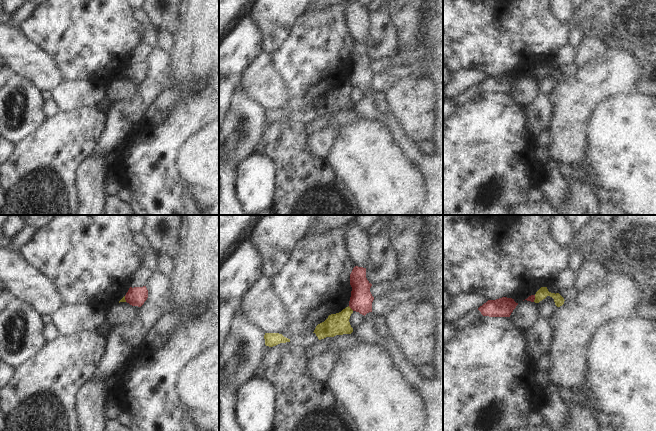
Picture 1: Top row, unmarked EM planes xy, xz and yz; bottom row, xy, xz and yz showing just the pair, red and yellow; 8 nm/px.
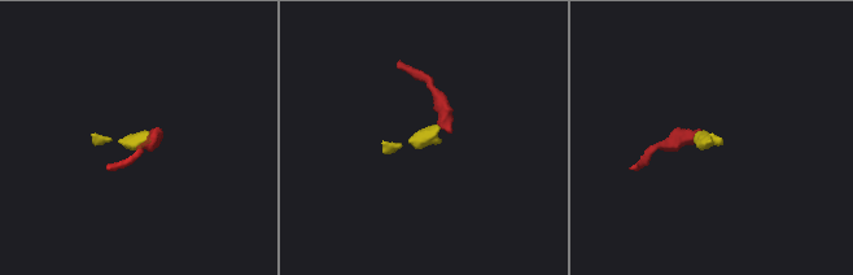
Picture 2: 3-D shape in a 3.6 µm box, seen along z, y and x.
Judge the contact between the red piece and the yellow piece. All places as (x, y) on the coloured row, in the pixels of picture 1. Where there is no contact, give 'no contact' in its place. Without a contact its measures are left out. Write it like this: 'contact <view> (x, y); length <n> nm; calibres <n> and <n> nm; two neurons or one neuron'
contact xz (351, 308); length 60 nm; calibres 180 and 180 nm; two neurons

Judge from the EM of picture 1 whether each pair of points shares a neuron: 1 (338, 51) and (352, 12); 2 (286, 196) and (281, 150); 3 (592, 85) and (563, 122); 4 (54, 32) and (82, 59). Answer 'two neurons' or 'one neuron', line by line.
1: two neurons
2: one neuron
3: one neuron
4: one neuron

